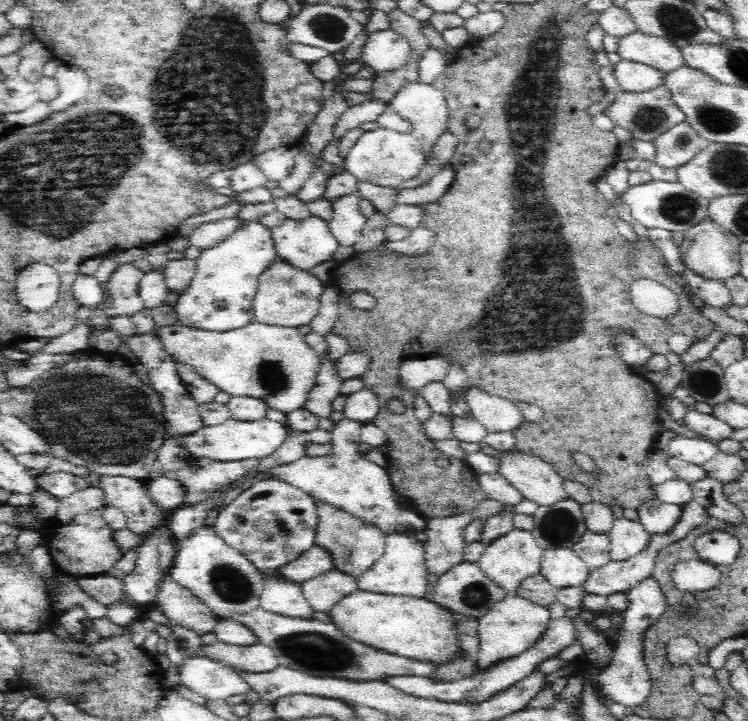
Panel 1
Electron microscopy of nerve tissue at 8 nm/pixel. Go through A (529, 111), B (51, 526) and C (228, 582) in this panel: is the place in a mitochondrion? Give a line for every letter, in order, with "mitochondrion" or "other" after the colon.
A: mitochondrion
B: other
C: mitochondrion

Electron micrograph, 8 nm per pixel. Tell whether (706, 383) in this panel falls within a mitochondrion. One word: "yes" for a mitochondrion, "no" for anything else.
yes

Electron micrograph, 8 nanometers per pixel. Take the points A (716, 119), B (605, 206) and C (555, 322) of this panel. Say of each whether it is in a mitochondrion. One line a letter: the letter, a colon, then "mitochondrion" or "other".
A: mitochondrion
B: other
C: mitochondrion

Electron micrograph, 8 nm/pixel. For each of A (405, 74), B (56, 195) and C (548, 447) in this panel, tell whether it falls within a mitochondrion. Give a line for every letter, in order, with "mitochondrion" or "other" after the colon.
A: other
B: mitochondrion
C: other

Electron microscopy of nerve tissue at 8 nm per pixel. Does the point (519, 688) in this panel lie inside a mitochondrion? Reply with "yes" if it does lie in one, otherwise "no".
no

